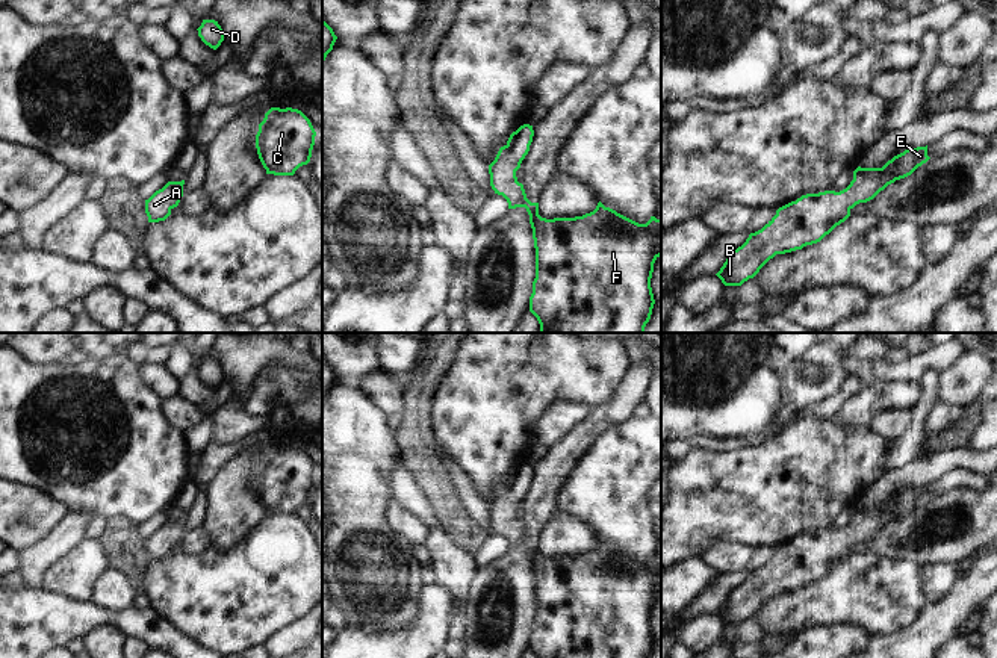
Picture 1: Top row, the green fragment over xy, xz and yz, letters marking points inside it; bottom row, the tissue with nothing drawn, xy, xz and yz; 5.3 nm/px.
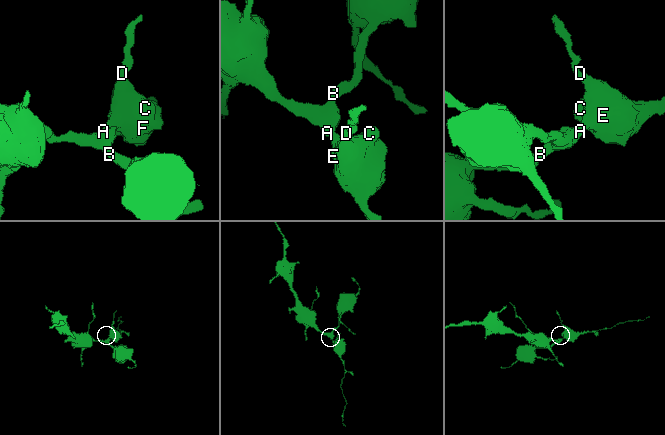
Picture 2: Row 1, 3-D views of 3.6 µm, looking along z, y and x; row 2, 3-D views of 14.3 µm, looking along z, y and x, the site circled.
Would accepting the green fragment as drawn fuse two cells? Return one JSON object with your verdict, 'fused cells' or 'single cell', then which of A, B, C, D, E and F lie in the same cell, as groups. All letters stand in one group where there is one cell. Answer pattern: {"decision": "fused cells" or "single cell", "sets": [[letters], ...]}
{"decision": "single cell", "sets": [["A", "B", "C", "D", "E", "F"]]}

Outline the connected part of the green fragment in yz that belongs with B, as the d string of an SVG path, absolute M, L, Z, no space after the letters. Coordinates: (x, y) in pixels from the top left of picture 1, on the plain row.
M927 484L908 487L882 507L858 505L850 523L840 531L806 532L779 546L761 569L750 572L746 581L728 594L716 614L725 625L741 625L776 593L820 581L850 555L856 543L873 539L888 523L911 514L929 498Z

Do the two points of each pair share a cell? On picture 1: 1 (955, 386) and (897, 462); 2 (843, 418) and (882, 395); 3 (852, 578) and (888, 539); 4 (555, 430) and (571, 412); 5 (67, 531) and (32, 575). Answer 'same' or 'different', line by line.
1: different
2: same
3: different
4: same
5: same

